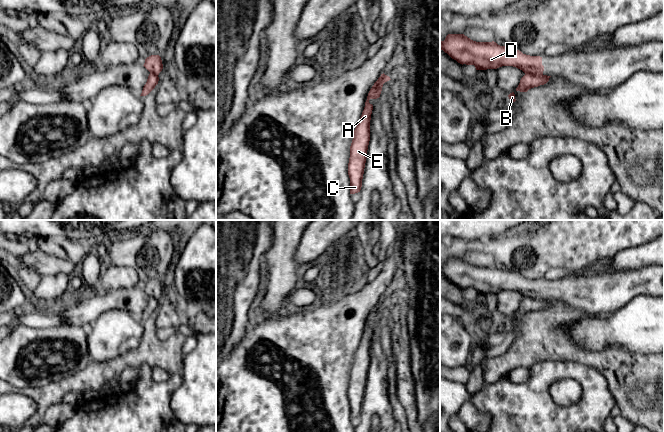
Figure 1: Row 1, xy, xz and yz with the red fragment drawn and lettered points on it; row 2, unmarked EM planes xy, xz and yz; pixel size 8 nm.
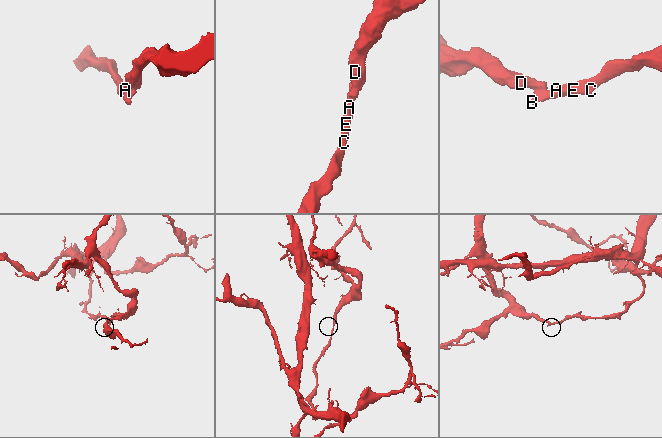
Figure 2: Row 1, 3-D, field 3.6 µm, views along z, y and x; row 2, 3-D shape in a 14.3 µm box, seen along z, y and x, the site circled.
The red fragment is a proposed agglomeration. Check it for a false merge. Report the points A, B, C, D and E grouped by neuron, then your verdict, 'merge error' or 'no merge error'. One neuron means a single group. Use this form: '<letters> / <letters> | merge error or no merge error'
A B C E / D | merge error

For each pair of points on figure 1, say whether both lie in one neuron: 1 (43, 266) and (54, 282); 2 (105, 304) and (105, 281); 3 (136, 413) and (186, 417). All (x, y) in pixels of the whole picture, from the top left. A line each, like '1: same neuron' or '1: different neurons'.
1: different neurons
2: different neurons
3: different neurons

